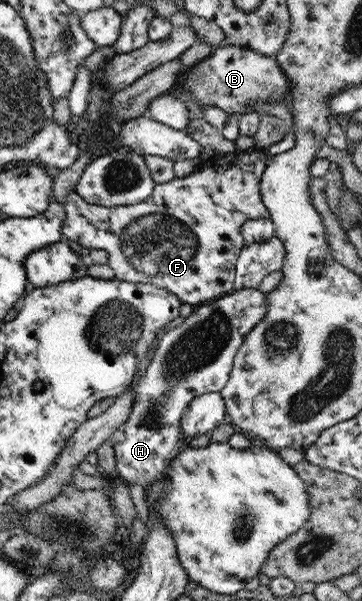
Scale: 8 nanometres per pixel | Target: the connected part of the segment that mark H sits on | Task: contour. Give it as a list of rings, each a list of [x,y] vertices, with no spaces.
[[[256,288],[231,291],[193,308],[179,326],[160,332],[150,360],[146,360],[144,371],[141,371],[142,374],[131,387],[136,391],[131,413],[109,437],[115,455],[114,478],[119,479],[127,487],[136,484],[147,489],[151,481],[165,477],[171,461],[185,444],[178,430],[183,410],[186,409],[191,398],[209,392],[218,392],[225,385],[230,377],[234,353],[243,341],[244,335],[263,317],[266,310],[264,297],[265,293],[259,292]]]

